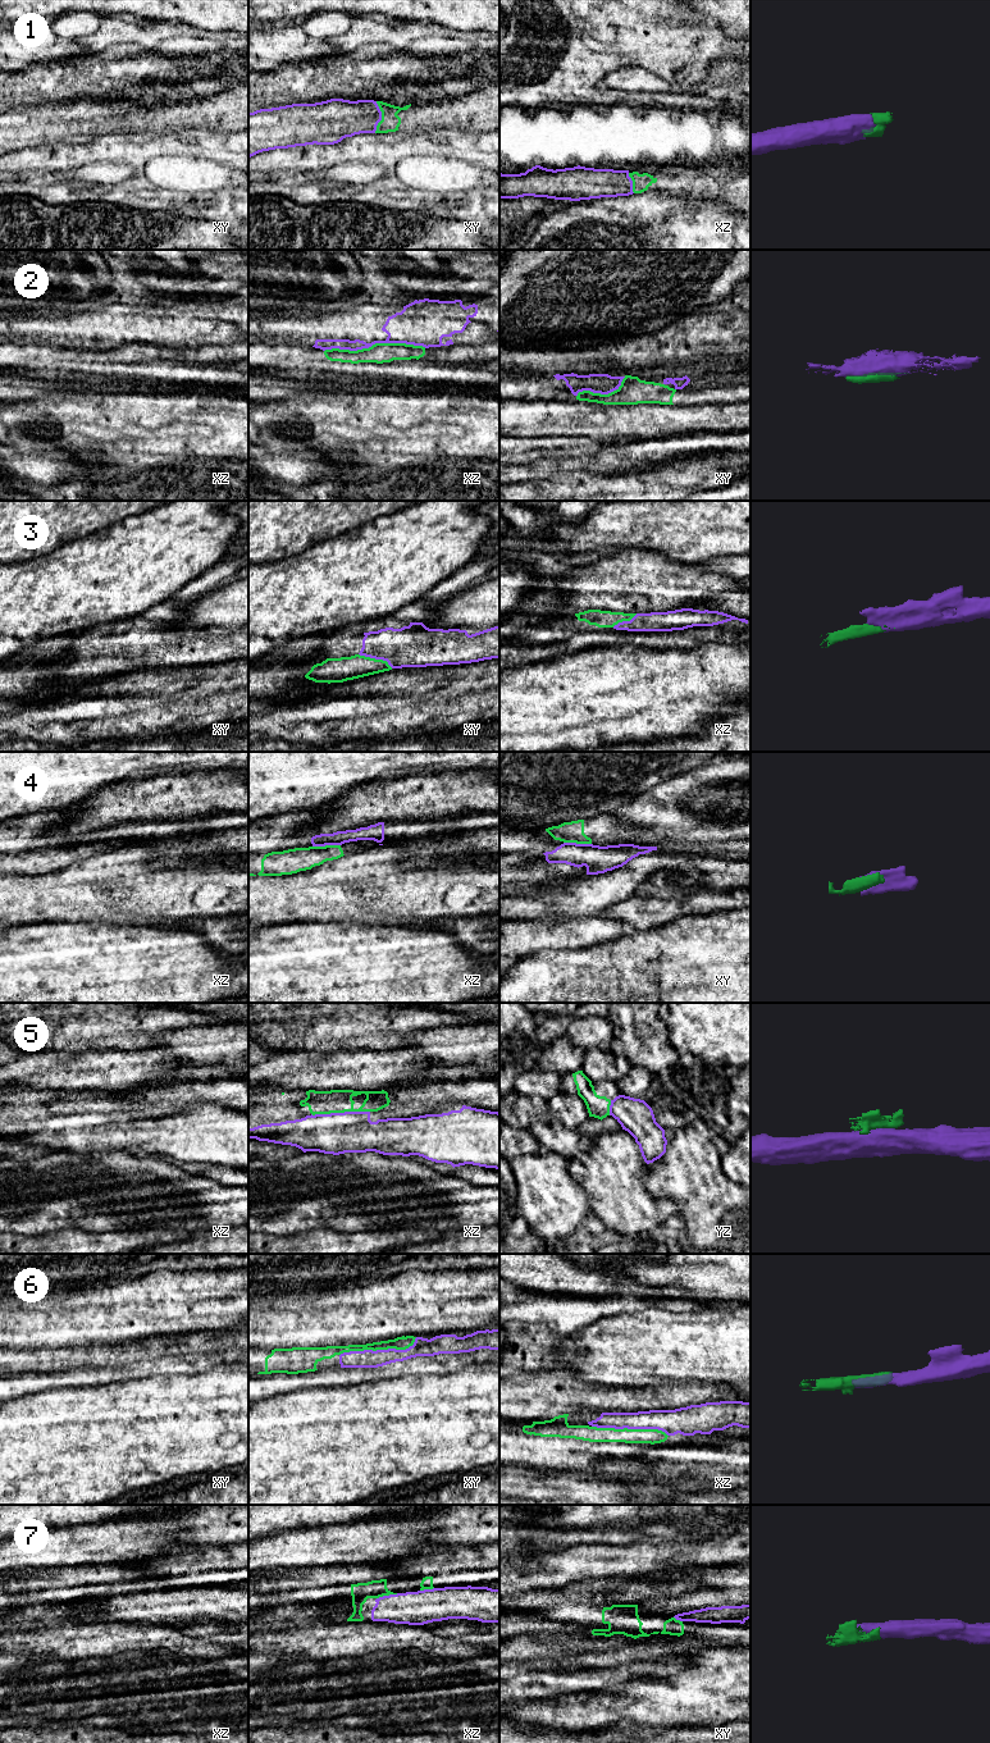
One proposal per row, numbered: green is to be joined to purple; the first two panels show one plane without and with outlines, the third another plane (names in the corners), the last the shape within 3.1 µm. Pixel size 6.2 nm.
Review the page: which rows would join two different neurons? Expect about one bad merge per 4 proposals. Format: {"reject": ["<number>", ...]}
{"reject": ["2", "4", "5"]}

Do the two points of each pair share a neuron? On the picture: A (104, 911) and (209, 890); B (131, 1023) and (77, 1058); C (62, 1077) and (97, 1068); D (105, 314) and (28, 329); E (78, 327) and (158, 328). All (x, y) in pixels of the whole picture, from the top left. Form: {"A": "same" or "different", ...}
{"A": "same", "B": "different", "C": "same", "D": "same", "E": "same"}

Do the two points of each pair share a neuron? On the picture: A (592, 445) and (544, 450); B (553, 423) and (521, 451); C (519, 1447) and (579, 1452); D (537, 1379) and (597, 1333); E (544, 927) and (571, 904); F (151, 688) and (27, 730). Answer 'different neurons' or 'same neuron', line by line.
A: same neuron
B: different neurons
C: same neuron
D: different neurons
E: different neurons
F: different neurons

